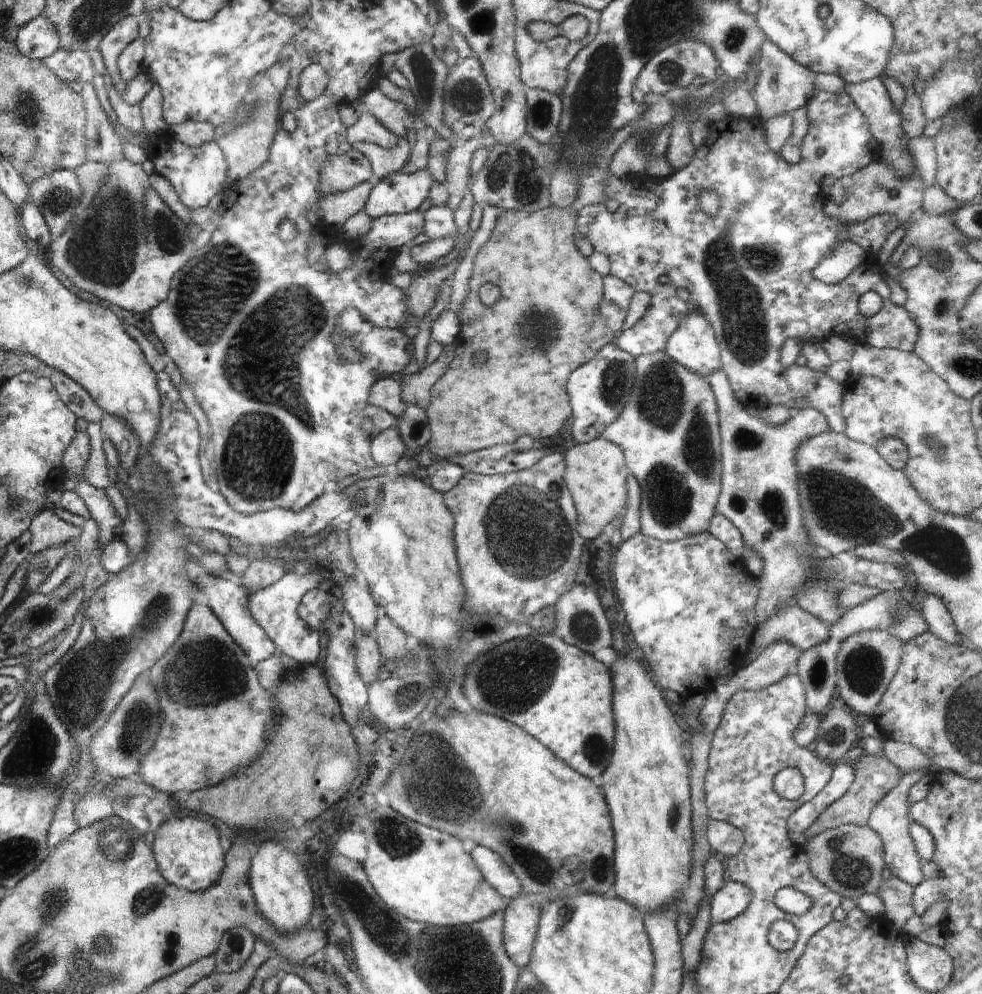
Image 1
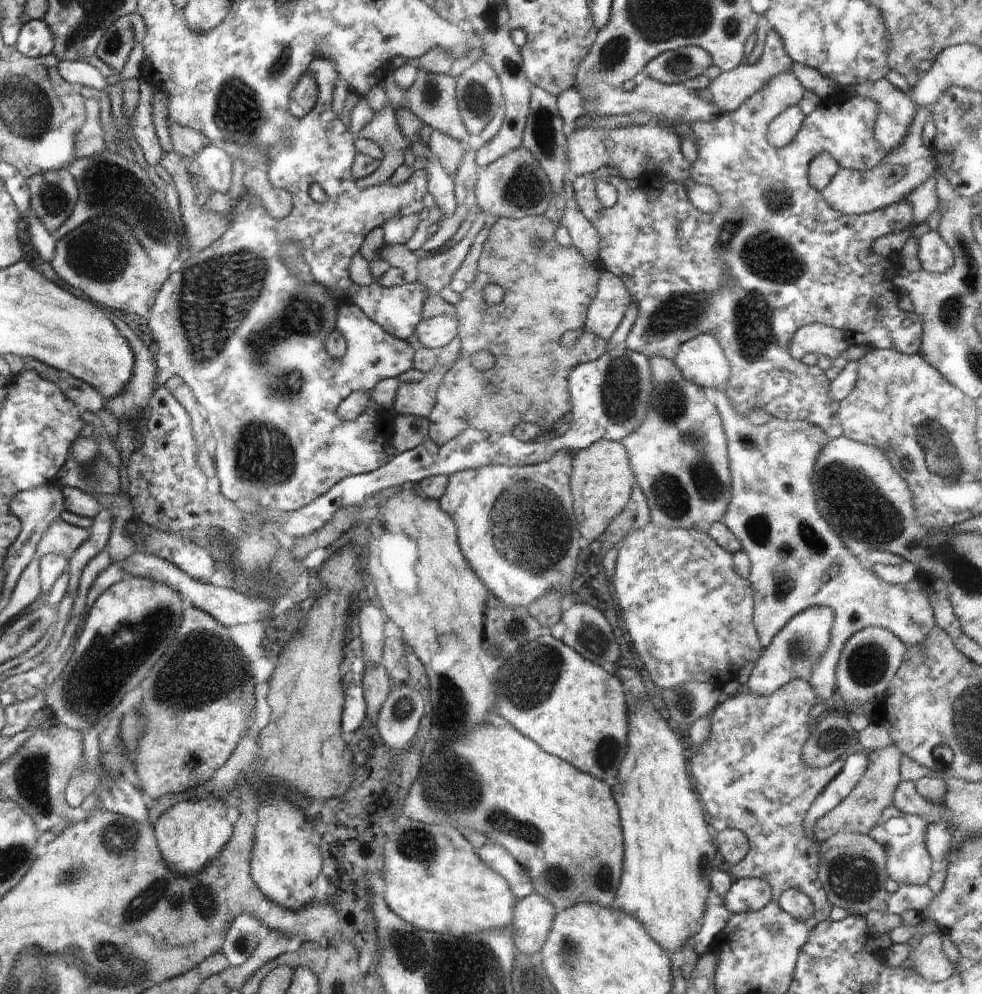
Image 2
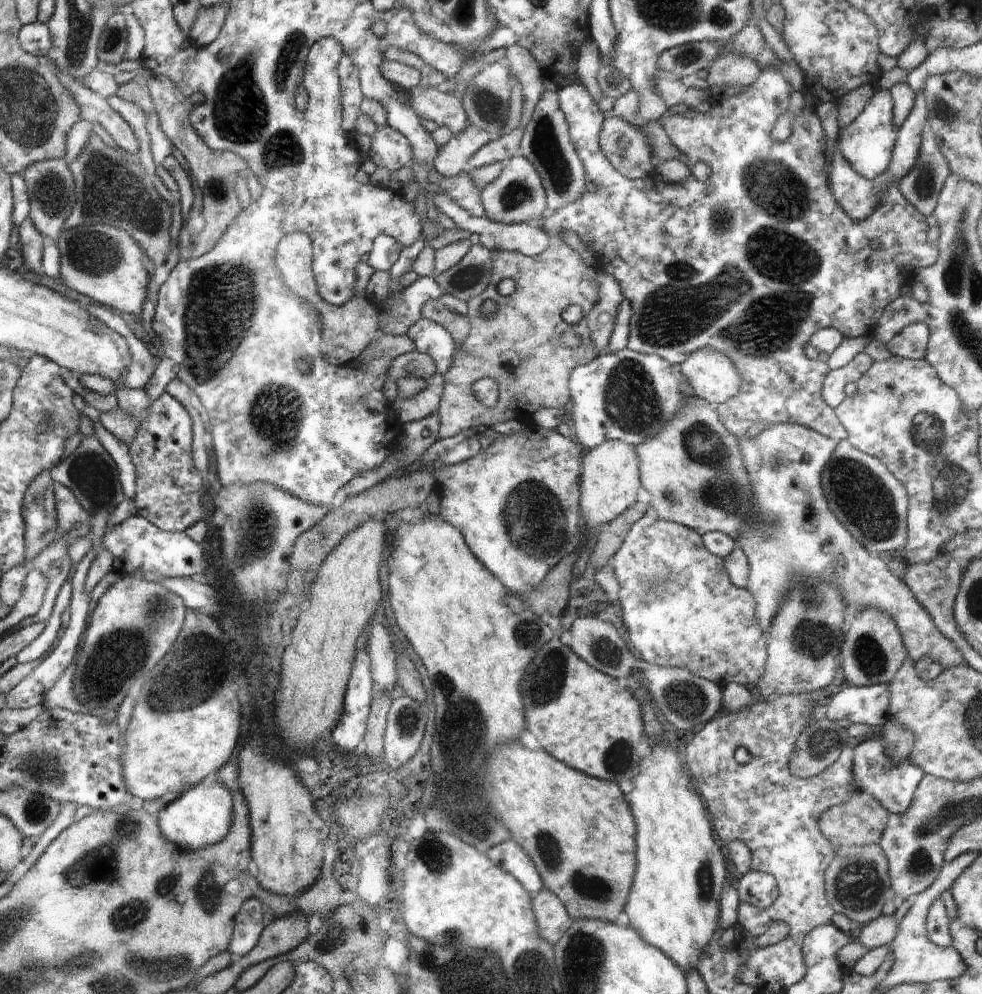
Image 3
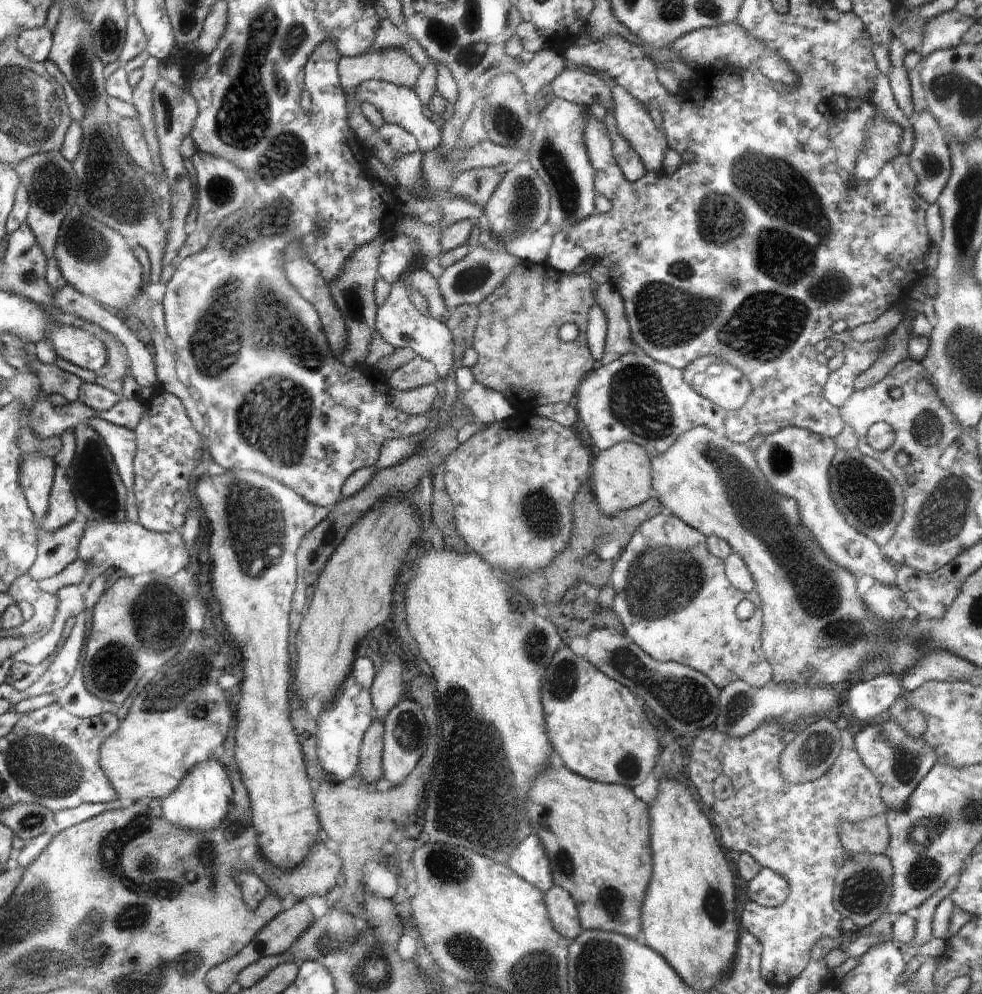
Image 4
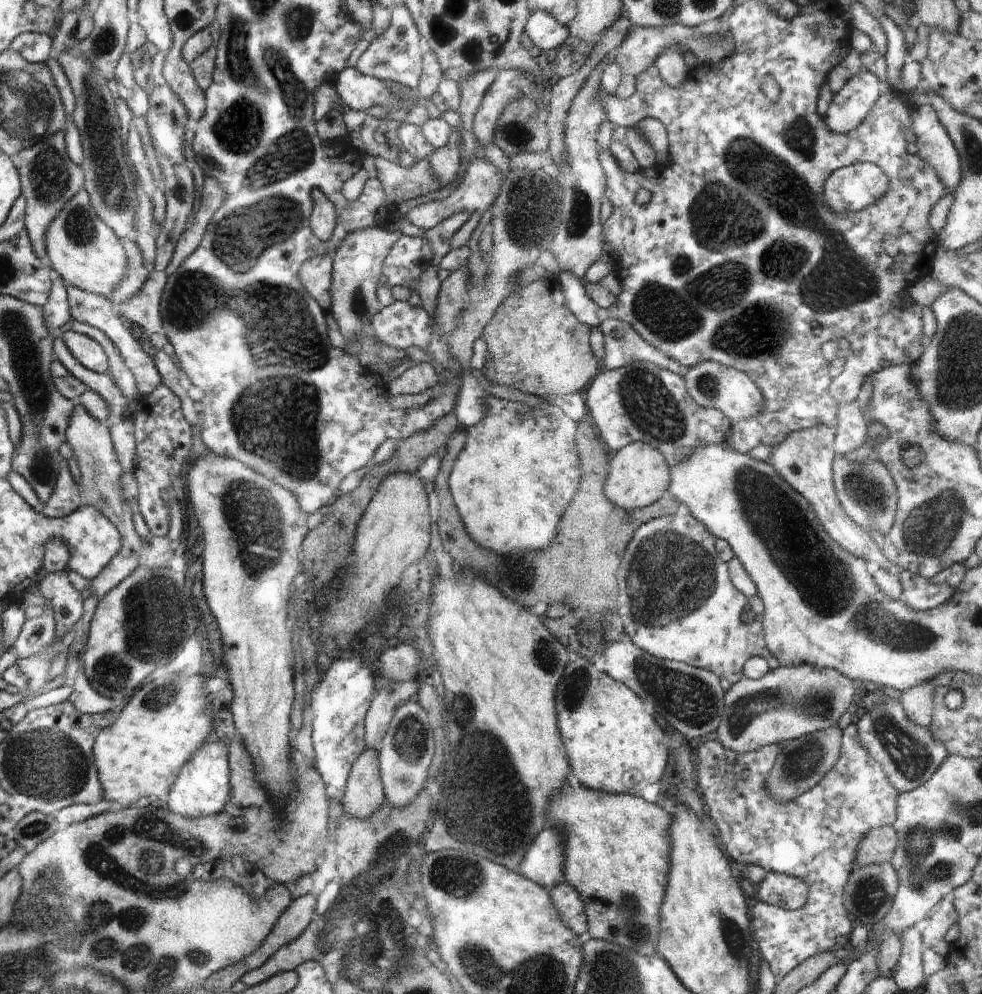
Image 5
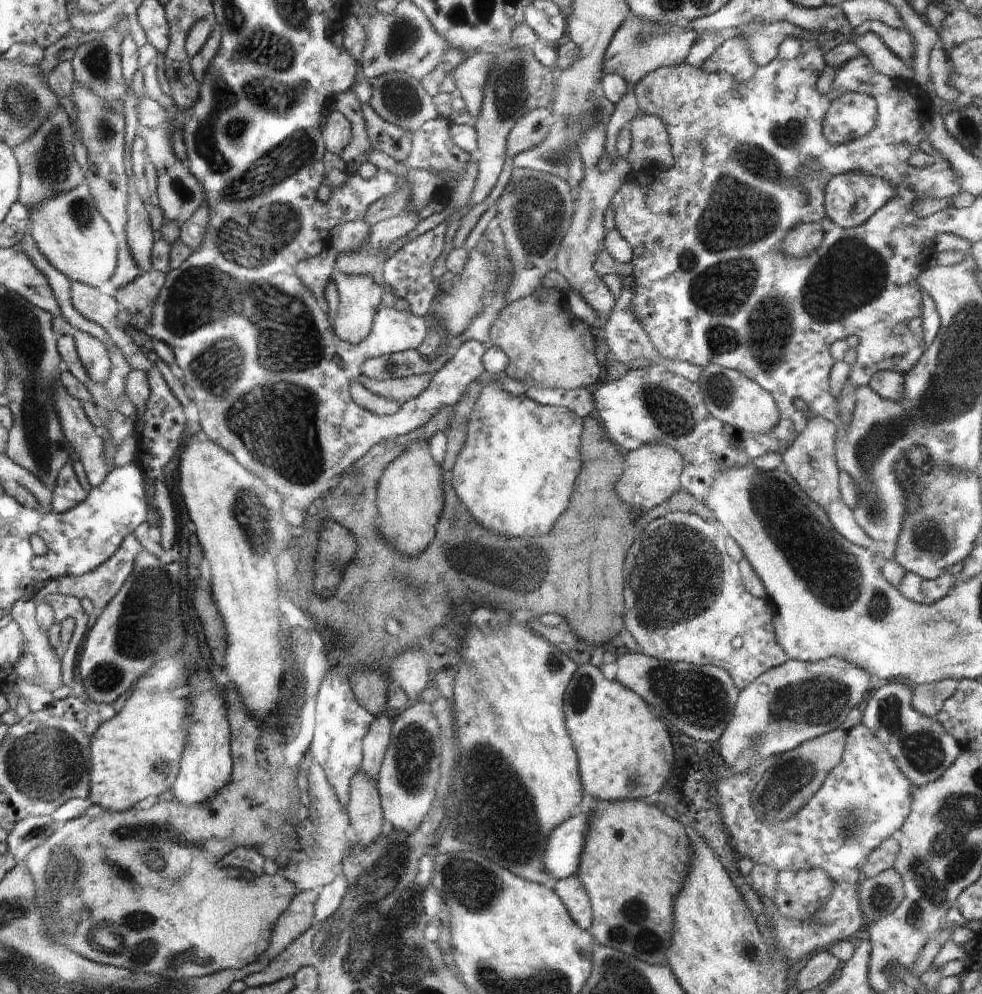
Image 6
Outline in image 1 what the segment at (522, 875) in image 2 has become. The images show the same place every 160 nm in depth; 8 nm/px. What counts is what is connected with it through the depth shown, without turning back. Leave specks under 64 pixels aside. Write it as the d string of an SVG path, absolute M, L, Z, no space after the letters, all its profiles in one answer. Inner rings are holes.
M476 846L470 852L474 866L480 870L480 874L484 876L484 880L498 892L505 901L510 901L516 898L516 895L521 892L521 884L514 872L506 866L506 862L484 846Z

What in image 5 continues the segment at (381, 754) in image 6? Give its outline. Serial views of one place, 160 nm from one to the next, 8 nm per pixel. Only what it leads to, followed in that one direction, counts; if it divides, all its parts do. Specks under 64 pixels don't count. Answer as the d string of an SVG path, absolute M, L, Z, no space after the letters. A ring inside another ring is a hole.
M415 678L403 682L379 682L365 717L365 748L378 750L381 747L382 736L386 734L396 708L416 694L420 681Z

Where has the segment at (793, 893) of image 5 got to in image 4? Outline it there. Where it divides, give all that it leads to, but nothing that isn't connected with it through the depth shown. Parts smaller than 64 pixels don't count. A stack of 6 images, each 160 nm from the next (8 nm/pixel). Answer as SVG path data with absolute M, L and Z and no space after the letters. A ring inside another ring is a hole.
M761 867L760 872L747 882L750 901L763 907L780 906L789 895L787 880L773 869Z

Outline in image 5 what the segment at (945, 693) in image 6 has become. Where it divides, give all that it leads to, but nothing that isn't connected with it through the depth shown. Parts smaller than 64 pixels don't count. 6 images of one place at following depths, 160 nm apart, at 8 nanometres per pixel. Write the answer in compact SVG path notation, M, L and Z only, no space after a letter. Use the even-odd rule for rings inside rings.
M926 683L906 689L900 696L899 701L902 703L904 714L922 728L930 726L934 692L936 692L936 685Z

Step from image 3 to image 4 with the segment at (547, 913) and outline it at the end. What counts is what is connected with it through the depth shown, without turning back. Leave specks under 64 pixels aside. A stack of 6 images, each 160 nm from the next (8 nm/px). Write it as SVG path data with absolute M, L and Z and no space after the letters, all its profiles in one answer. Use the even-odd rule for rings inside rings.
M554 885L544 893L544 900L555 929L570 942L582 931L576 903L570 893Z

